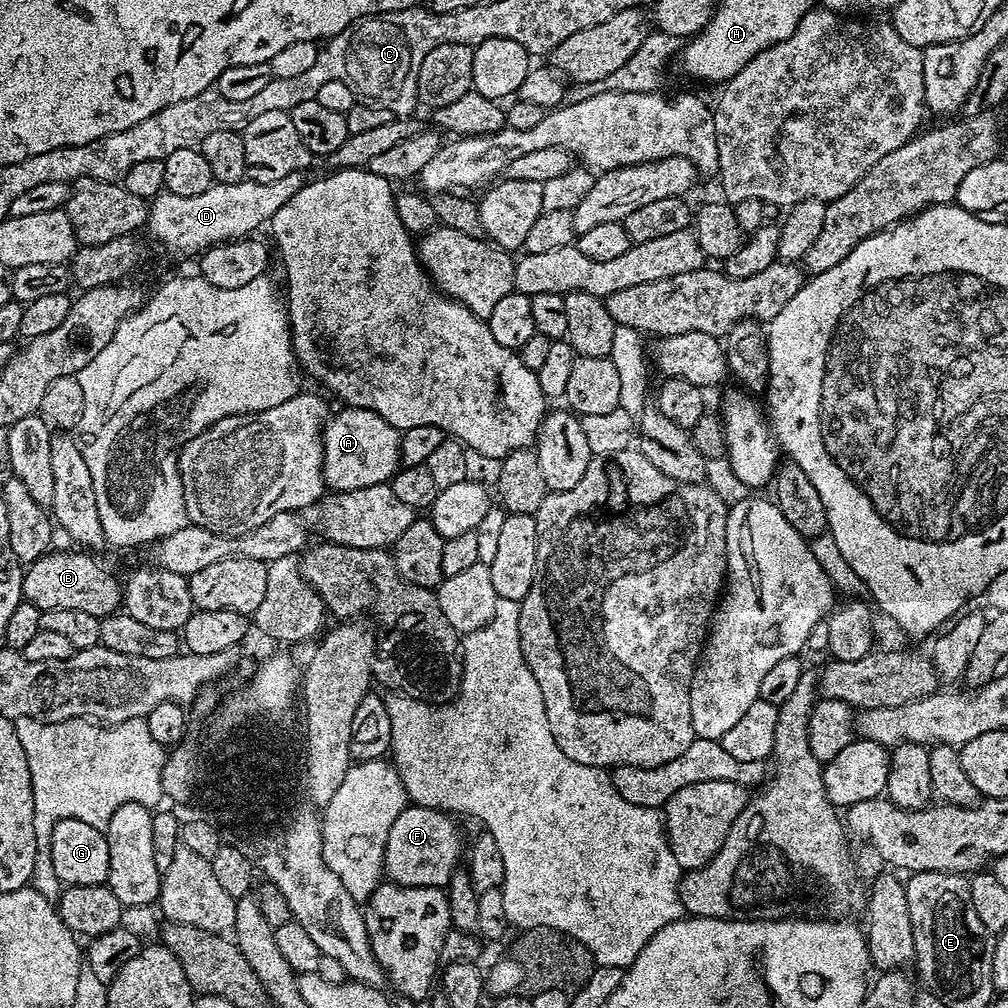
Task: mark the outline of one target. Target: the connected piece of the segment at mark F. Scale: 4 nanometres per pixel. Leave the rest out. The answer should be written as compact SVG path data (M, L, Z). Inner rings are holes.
M404 808L394 826L390 826L390 838L386 838L383 875L402 886L444 888L460 860L460 828L452 819L439 808Z

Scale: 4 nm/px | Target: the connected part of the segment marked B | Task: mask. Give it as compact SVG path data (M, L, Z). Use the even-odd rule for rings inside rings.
M57 550L49 551L48 555L43 556L42 558L38 558L34 561L34 563L27 565L24 568L24 594L23 599L27 601L27 603L33 604L34 606L38 606L41 612L45 612L46 610L82 610L85 614L94 614L95 616L99 616L101 618L105 616L113 615L123 605L124 603L124 589L122 587L121 581L116 581L114 577L111 576L110 573L107 572L104 568L99 568L98 565L95 564L94 561L91 560L91 555L84 553L80 550L75 550L76 552L56 552Z

